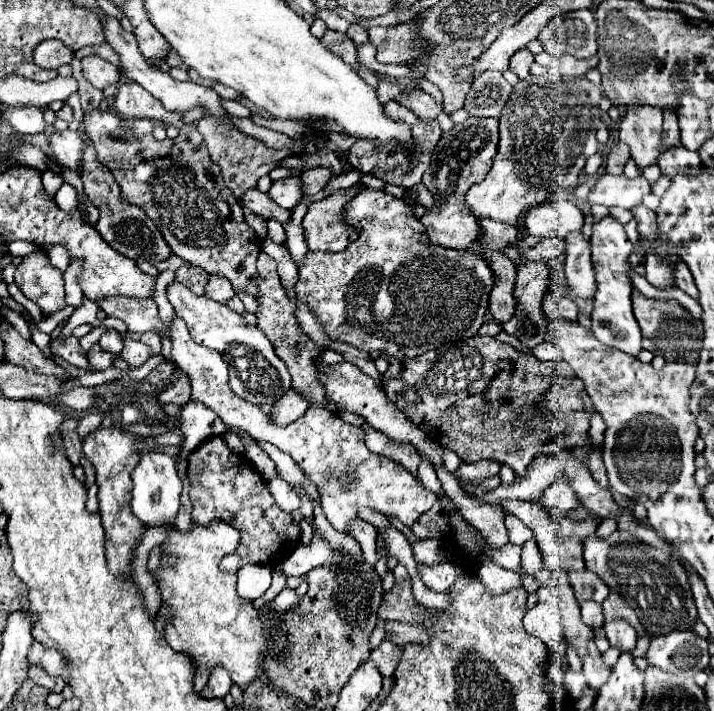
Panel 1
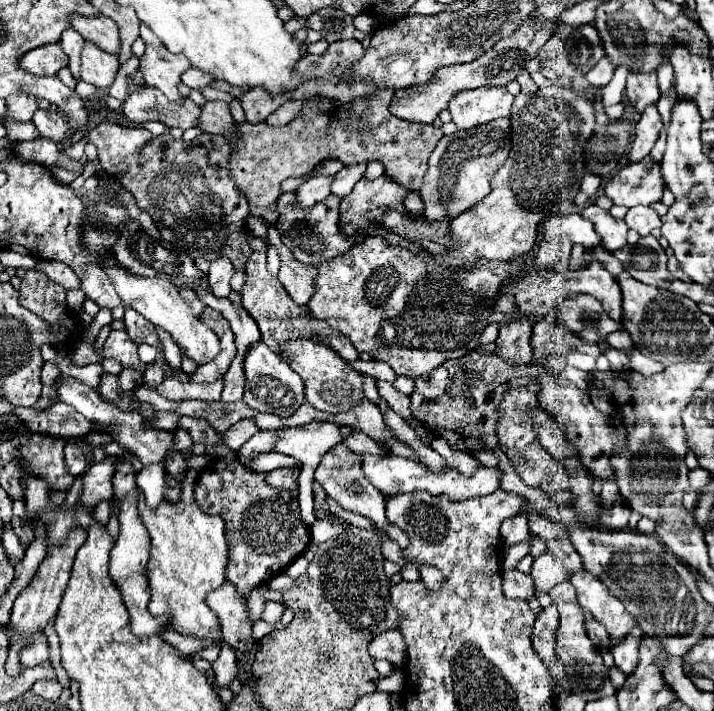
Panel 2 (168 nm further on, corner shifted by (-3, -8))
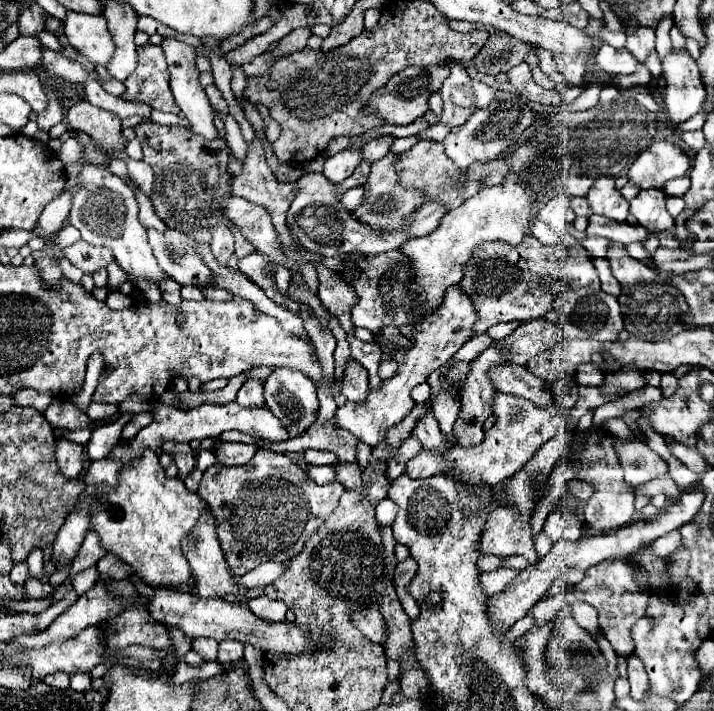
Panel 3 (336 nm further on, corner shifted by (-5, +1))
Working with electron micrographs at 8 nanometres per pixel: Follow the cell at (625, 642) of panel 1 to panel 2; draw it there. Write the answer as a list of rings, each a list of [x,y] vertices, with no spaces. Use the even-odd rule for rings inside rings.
[[[638,625],[633,627],[628,635],[612,648],[614,663],[618,669],[622,669],[626,675],[634,671],[638,663],[638,648],[640,647],[641,629]]]

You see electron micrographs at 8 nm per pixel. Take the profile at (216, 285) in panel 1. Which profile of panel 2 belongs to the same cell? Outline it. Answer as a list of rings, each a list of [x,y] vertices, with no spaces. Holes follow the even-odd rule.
[[[214,259],[208,271],[208,283],[214,297],[228,297],[230,295],[230,279],[234,275],[234,267],[228,259]]]

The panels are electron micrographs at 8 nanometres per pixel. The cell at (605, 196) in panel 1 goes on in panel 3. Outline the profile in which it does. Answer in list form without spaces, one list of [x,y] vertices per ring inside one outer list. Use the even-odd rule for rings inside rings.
[[[668,140],[646,148],[628,170],[628,180],[640,188],[660,188],[672,178],[686,176],[690,168],[688,154]]]

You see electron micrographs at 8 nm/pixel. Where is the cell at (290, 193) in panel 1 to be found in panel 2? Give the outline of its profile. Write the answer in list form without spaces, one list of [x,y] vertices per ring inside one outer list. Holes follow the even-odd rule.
[[[312,177],[304,181],[294,193],[302,207],[312,207],[320,201],[324,201],[330,195],[330,179],[332,177]]]

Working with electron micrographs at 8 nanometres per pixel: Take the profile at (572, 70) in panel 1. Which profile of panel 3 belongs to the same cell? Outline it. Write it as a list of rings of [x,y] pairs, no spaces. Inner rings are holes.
[[[602,44],[596,54],[596,70],[604,70],[608,74],[632,74],[638,66],[638,60],[626,48],[614,48]]]

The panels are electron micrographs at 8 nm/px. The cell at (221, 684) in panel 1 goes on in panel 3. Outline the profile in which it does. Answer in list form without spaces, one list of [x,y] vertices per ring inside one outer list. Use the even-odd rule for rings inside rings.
[[[224,640],[224,642],[220,642],[218,662],[220,662],[222,666],[234,666],[236,662],[242,660],[242,654],[244,654],[244,644],[242,644],[242,642]]]

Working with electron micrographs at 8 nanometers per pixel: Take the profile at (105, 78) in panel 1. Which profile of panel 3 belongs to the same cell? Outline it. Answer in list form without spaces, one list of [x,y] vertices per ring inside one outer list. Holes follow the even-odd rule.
[[[66,12],[64,32],[68,42],[78,48],[92,64],[106,66],[112,58],[114,42],[106,28],[106,18],[102,14],[84,14],[84,12]]]

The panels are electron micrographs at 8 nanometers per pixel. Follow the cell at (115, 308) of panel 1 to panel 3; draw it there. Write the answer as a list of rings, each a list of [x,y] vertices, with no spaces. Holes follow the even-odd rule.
[[[78,240],[76,244],[64,248],[60,252],[64,258],[68,258],[76,268],[84,270],[84,272],[96,272],[98,268],[106,268],[113,260],[112,250],[106,246],[92,246],[84,240]]]

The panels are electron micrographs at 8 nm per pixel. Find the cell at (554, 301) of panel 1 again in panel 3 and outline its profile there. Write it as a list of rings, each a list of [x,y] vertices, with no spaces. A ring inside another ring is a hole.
[[[528,320],[522,322],[510,336],[496,340],[494,346],[504,350],[504,358],[512,364],[524,366],[530,358],[540,354],[540,350],[552,350],[564,340],[560,326],[546,320]]]

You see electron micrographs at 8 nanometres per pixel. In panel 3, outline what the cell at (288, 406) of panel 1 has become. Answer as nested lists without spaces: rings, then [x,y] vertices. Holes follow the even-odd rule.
[[[222,442],[216,448],[216,460],[222,466],[242,466],[246,462],[250,462],[256,454],[256,446],[254,444],[242,444],[242,442]]]

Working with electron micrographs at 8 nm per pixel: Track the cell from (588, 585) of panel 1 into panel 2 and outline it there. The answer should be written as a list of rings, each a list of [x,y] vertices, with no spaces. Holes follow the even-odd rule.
[[[584,569],[574,573],[570,581],[576,587],[576,599],[582,609],[590,611],[594,619],[598,619],[608,629],[614,643],[634,627],[632,615],[618,599],[614,599],[614,595],[610,595],[610,591],[606,591],[606,585],[600,579],[594,579],[594,575]]]

